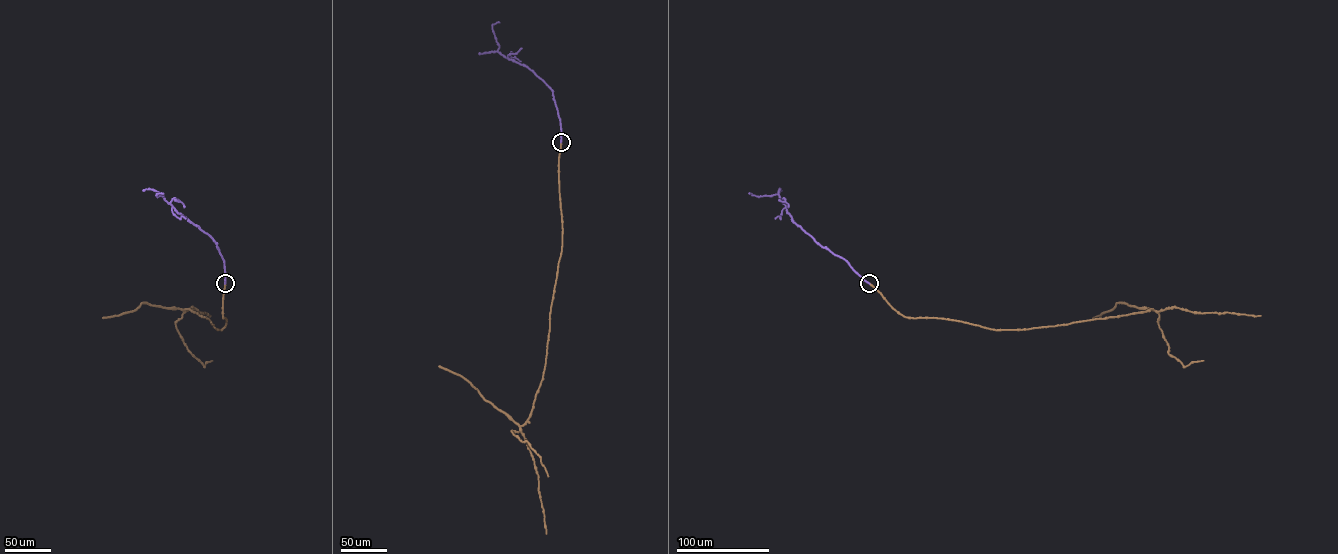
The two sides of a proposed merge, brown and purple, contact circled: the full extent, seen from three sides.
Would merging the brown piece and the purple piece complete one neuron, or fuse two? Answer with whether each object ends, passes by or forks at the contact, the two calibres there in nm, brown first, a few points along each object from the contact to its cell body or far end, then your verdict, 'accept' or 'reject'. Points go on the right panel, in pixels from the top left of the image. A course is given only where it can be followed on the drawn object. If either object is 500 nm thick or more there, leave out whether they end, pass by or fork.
480/500 nm | brown via (869, 283), (904, 316), (949, 319), (995, 330), (1067, 324), (1153, 309), (1144, 308) | purple via (869, 283), (846, 261), (822, 247), (797, 225), (778, 194), (759, 196), (749, 193) | accept

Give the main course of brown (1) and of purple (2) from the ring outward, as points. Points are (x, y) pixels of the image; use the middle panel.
1: (561, 142), (558, 175), (562, 251), (551, 307), (543, 379), (528, 420), (519, 426), (510, 417)
2: (561, 142), (560, 119), (553, 91), (525, 66), (498, 51), (492, 25), (499, 22)

